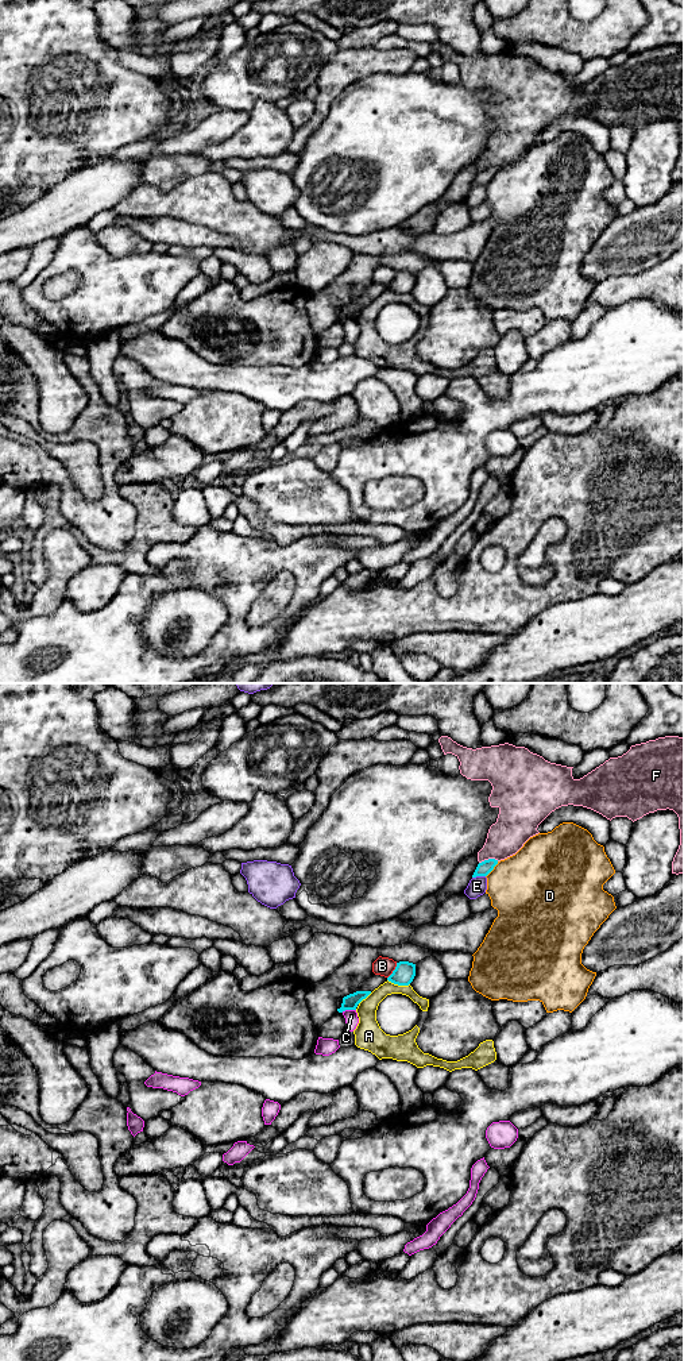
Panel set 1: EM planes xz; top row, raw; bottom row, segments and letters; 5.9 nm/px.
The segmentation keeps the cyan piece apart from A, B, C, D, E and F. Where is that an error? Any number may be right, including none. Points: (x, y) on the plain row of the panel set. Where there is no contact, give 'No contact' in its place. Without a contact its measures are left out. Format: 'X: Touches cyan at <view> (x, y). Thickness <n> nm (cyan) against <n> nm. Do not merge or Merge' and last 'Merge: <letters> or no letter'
A: Touches cyan at xz (398, 293). Thickness 130 nm (cyan) against 120 nm. Do not merge
B: Touches cyan at xz (393, 280). Thickness 130 nm (cyan) against 110 nm. Do not merge
C: Touches cyan at xz (348, 317). Thickness 90 nm (cyan) against 80 nm. Do not merge
D: Touches cyan at xz (493, 177). Thickness 90 nm (cyan) against 460 nm. Do not merge
E: Touches cyan at xz (478, 184). Thickness 90 nm (cyan) against 110 nm. Do not merge
F: Touches cyan at xz (489, 168). Thickness 90 nm (cyan) against 220 nm. Do not merge
Merge: no letter

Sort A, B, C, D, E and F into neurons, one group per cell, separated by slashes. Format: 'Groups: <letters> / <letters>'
Groups: A / B / C / D / E / F

